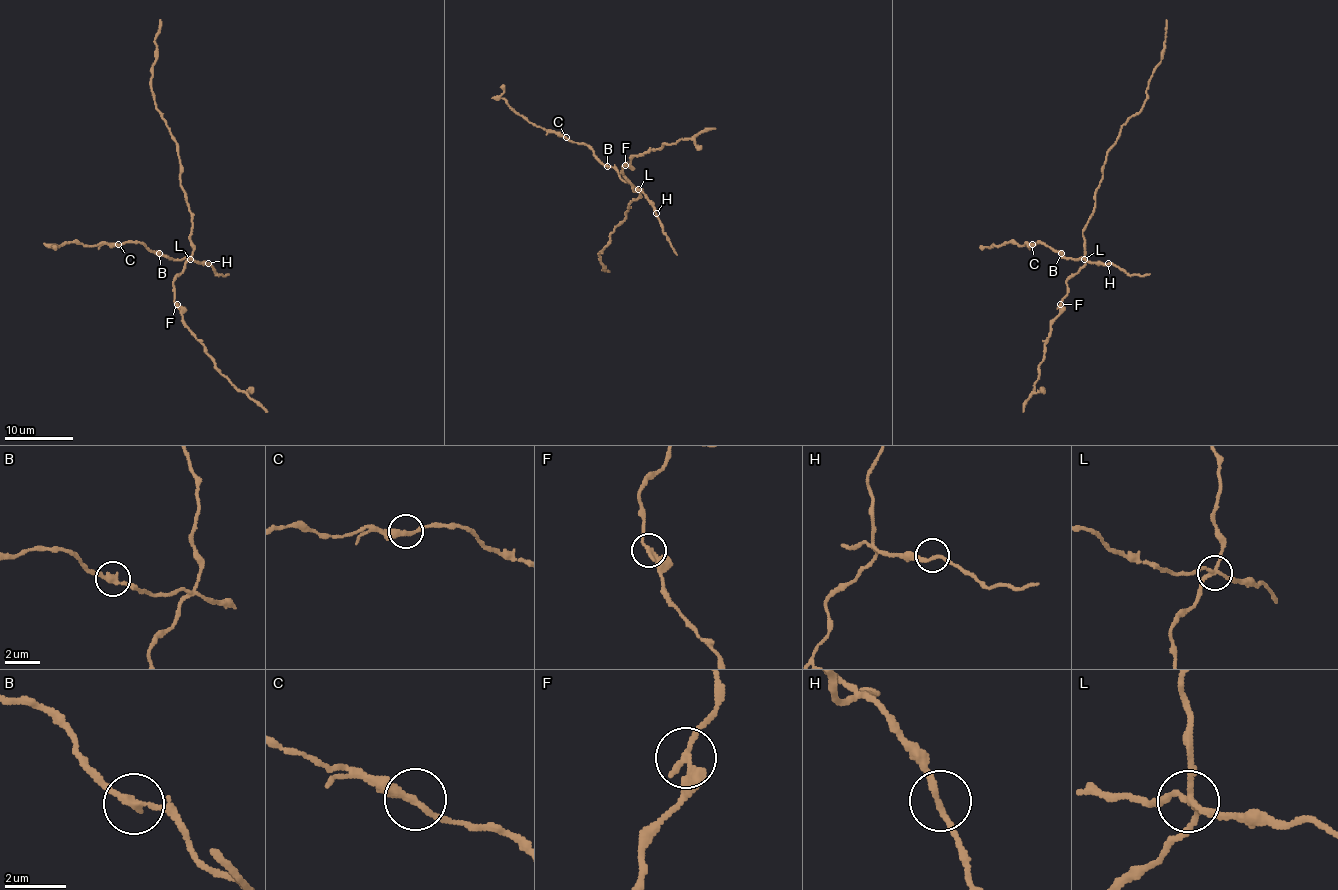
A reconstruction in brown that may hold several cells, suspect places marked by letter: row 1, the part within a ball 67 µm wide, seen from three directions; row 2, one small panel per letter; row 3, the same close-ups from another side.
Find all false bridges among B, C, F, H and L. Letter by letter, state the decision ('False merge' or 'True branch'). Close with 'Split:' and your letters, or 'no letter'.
B: True branch
C: True branch
F: False merge
H: True branch
L: False merge
Split: F, L

